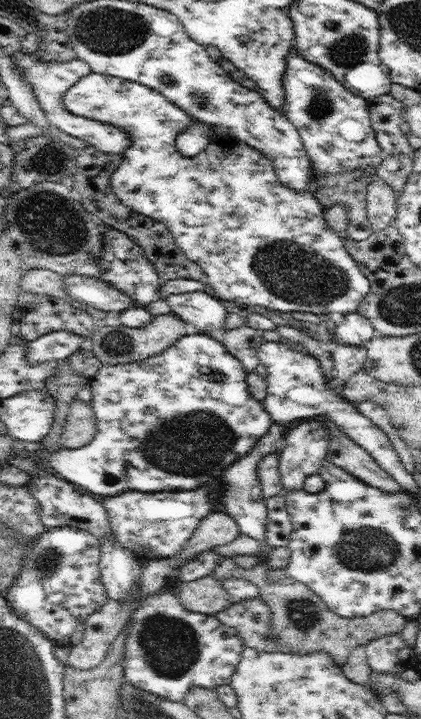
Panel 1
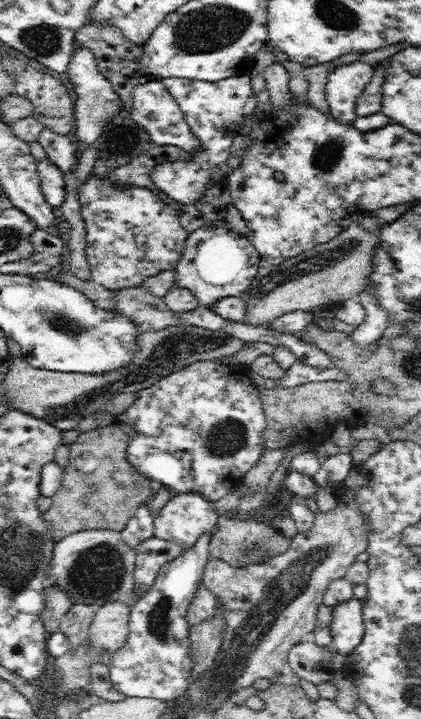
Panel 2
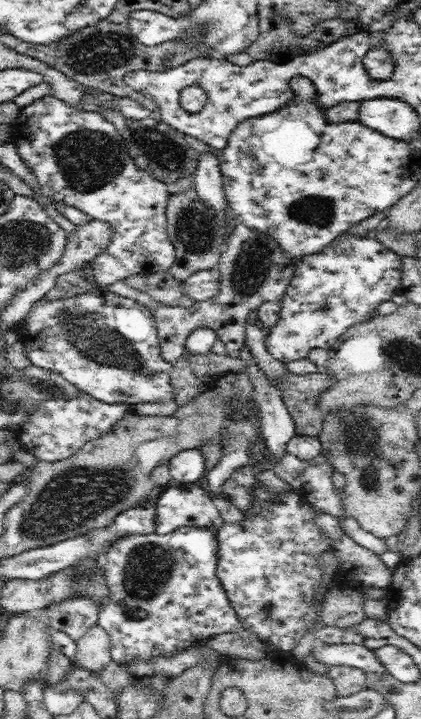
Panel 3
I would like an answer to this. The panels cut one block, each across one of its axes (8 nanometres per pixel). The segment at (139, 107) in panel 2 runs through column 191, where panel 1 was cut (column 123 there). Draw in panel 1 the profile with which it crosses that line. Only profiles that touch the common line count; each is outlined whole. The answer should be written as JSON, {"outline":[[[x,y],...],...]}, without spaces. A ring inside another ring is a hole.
{"outline":[[[20,49],[12,53],[12,57],[14,57],[16,67],[22,70],[24,77],[32,85],[40,108],[42,108],[48,122],[54,128],[58,128],[62,132],[70,134],[70,136],[78,137],[87,144],[91,144],[106,153],[123,153],[130,146],[132,139],[130,139],[130,135],[126,131],[122,131],[122,127],[116,127],[112,123],[100,122],[84,116],[77,116],[66,109],[63,97],[68,89],[91,72],[90,65],[87,62],[78,58],[70,60],[70,62],[40,62],[36,56],[32,56],[28,52],[21,52]]]}

